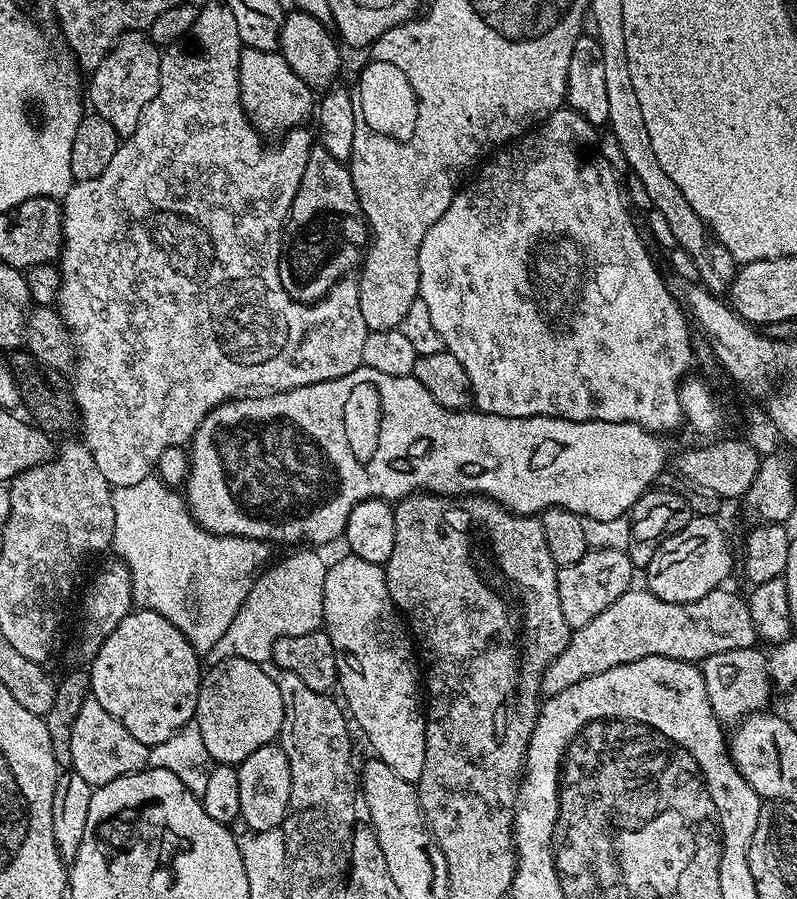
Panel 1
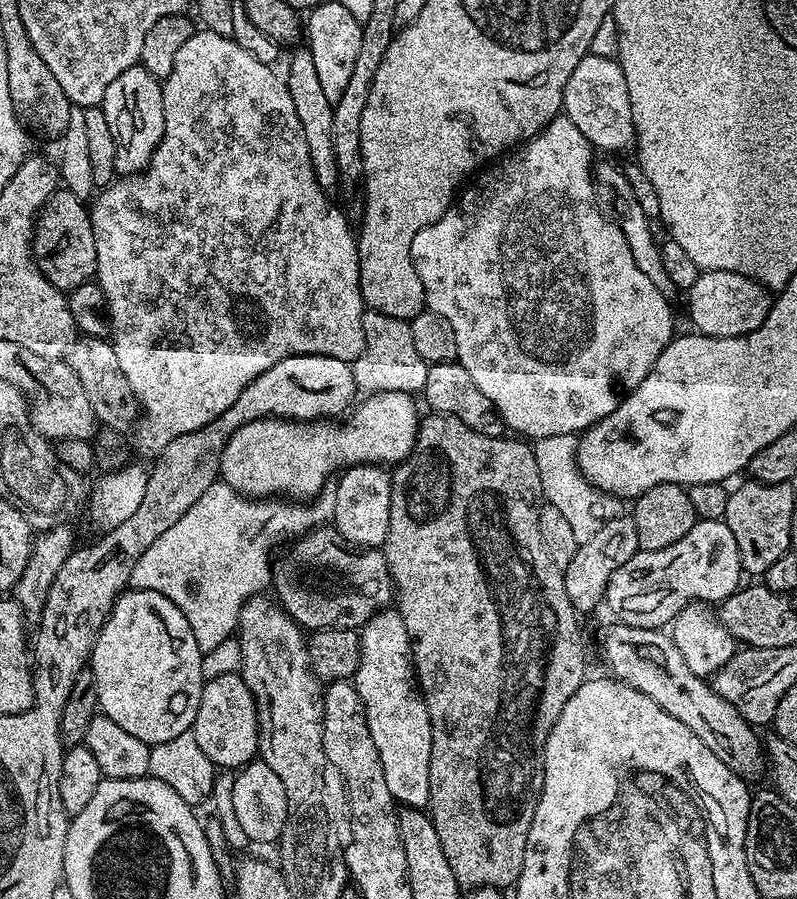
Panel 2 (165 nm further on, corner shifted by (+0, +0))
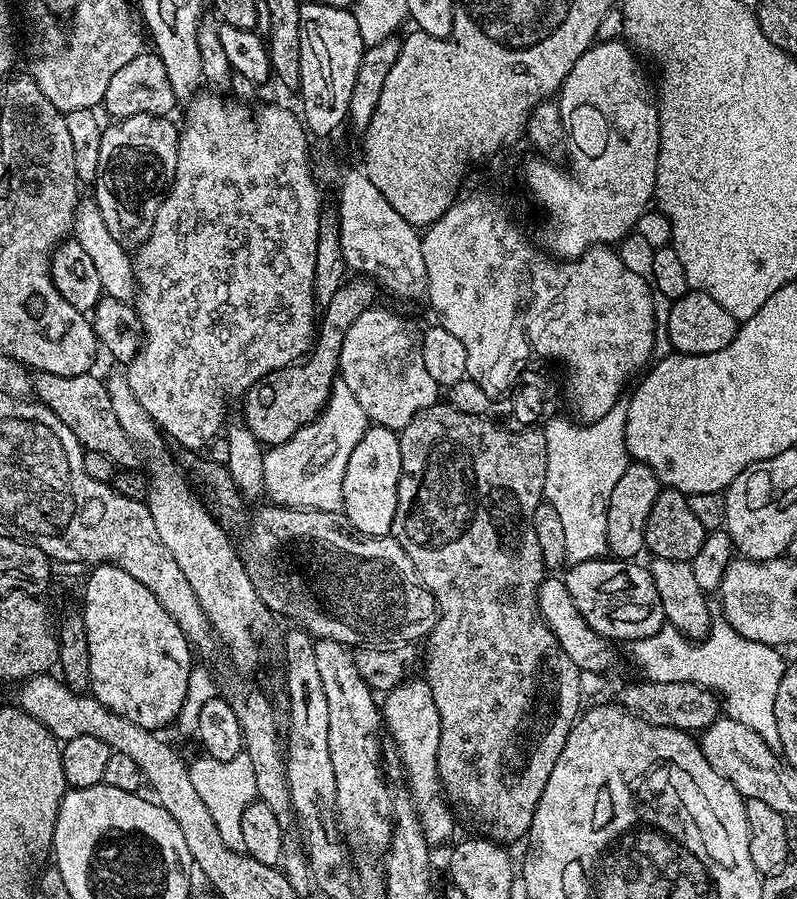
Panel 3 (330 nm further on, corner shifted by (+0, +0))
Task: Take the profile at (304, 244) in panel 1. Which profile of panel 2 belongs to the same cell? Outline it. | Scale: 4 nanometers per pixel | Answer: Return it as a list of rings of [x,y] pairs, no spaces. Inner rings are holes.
[[[306,46],[291,49],[292,57],[288,60],[288,72],[284,76],[286,86],[290,90],[290,99],[294,102],[294,110],[298,113],[298,122],[302,122],[302,134],[306,134],[306,146],[310,146],[310,162],[314,166],[316,180],[321,188],[331,190],[338,184],[338,166],[335,165],[331,122],[334,119],[333,105],[322,91],[322,85],[314,66],[314,54]]]

